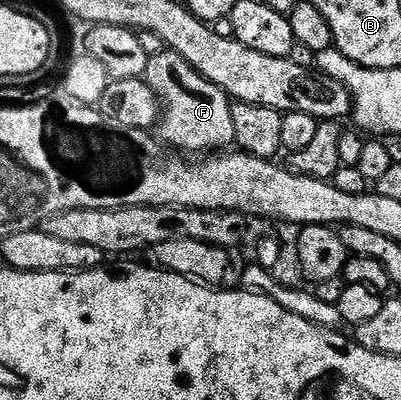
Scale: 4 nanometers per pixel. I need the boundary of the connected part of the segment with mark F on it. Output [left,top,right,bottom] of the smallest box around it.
[143,50,235,153]

